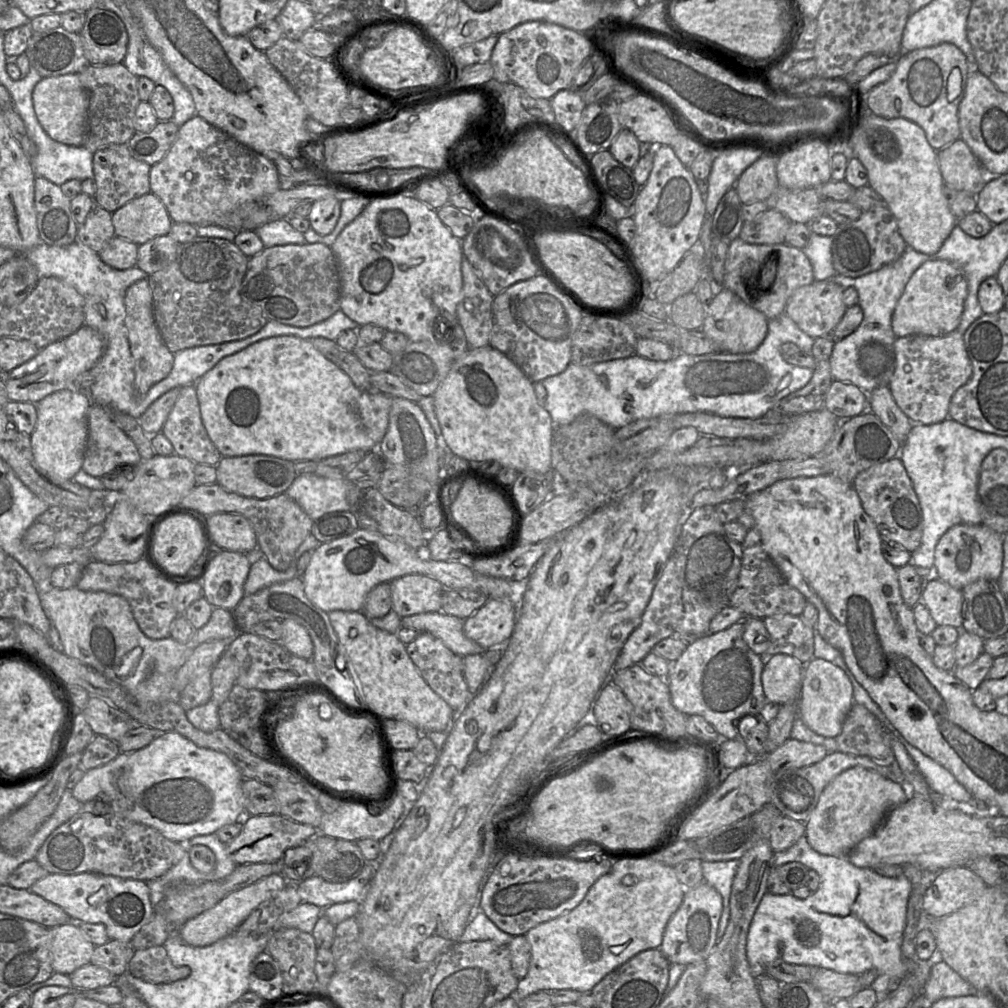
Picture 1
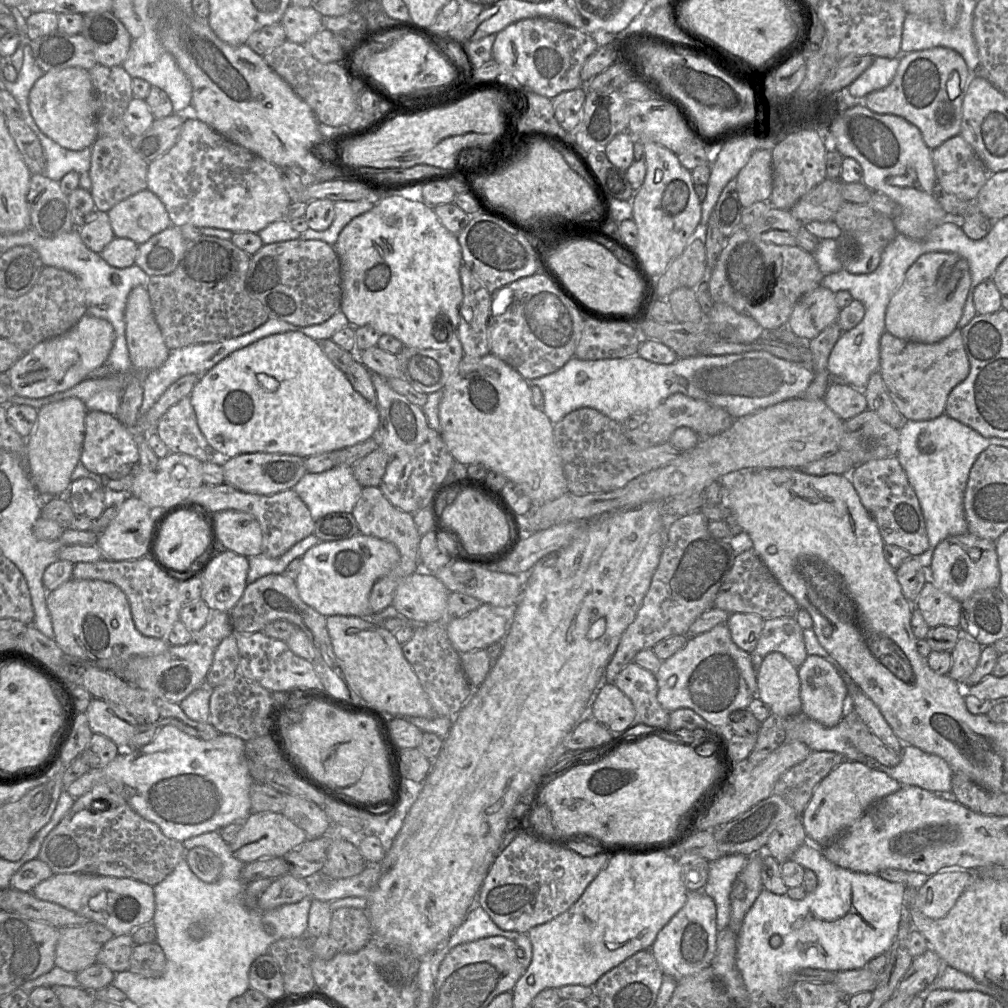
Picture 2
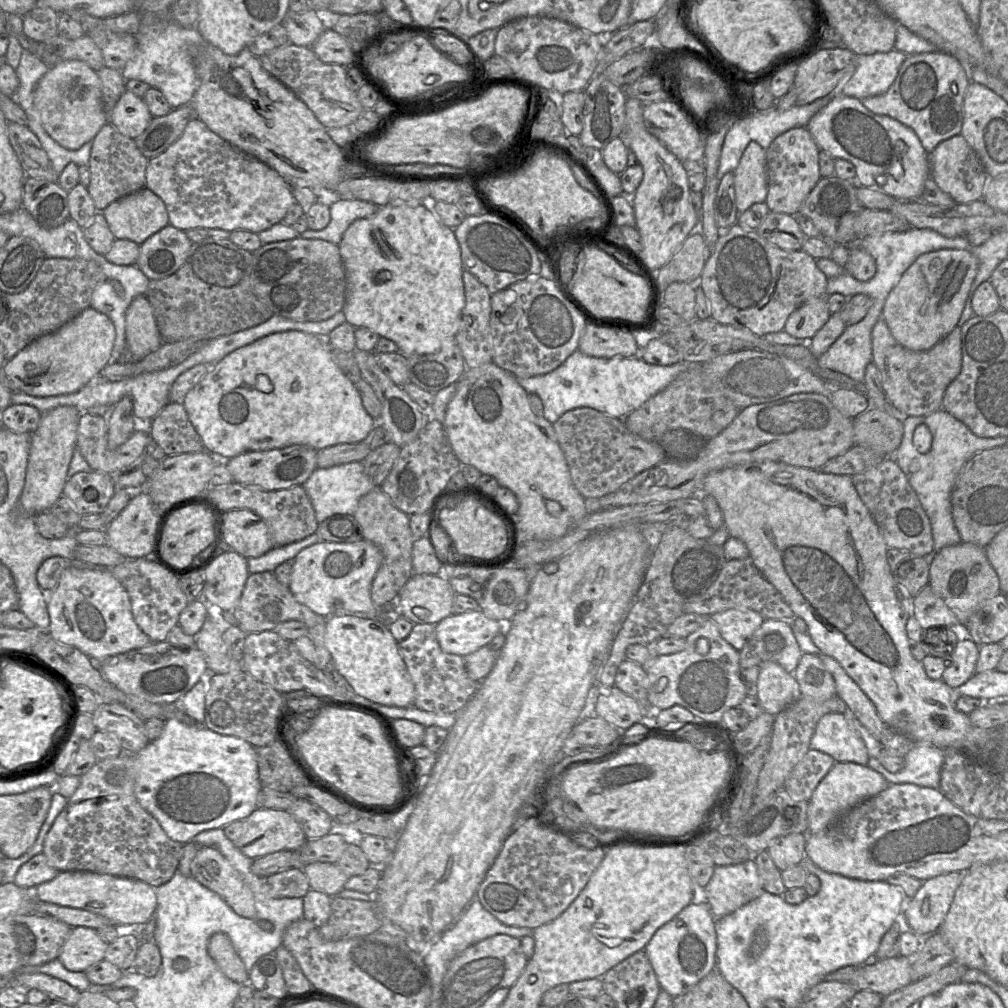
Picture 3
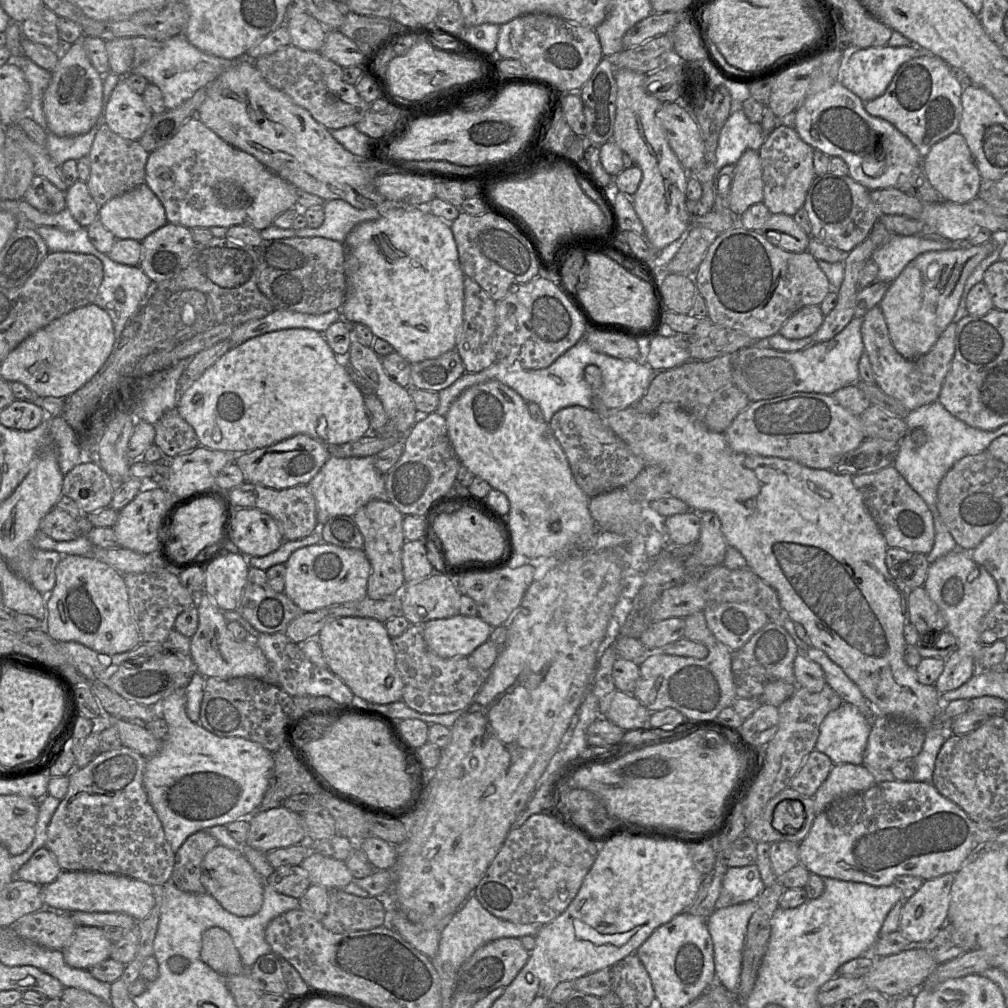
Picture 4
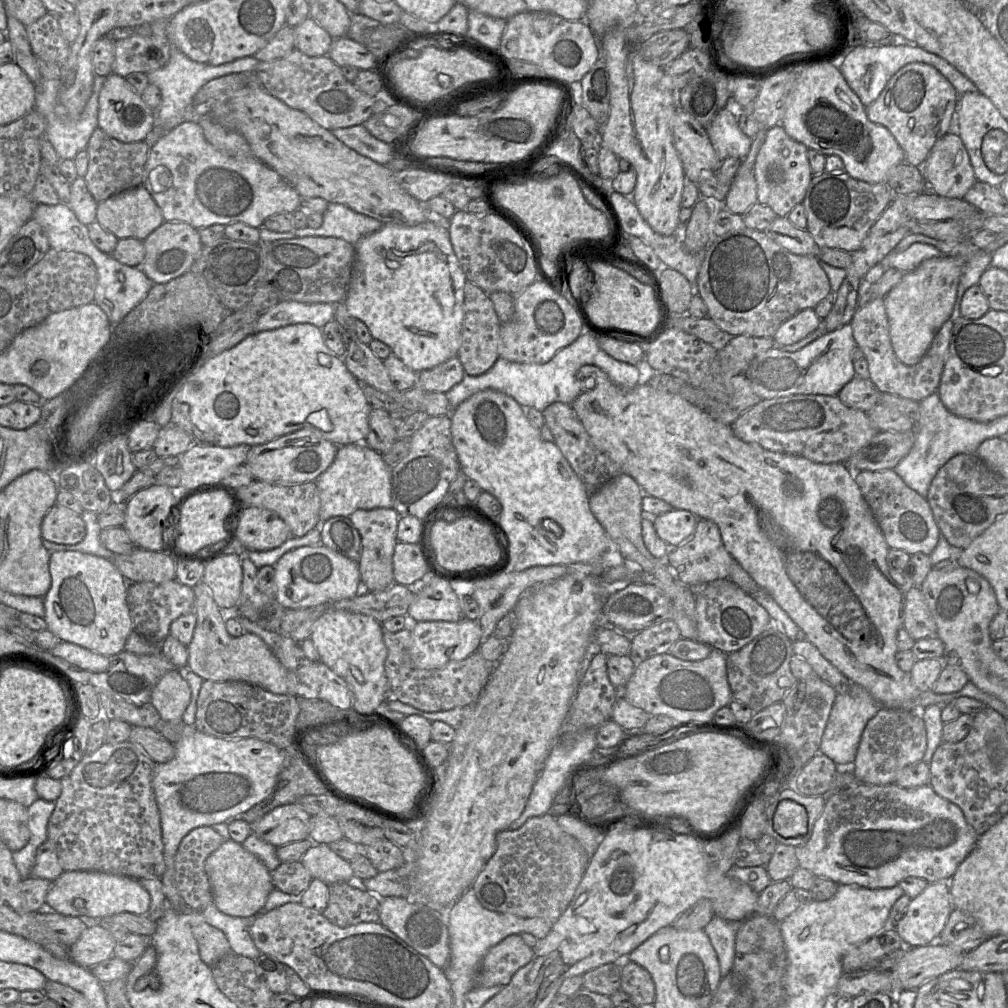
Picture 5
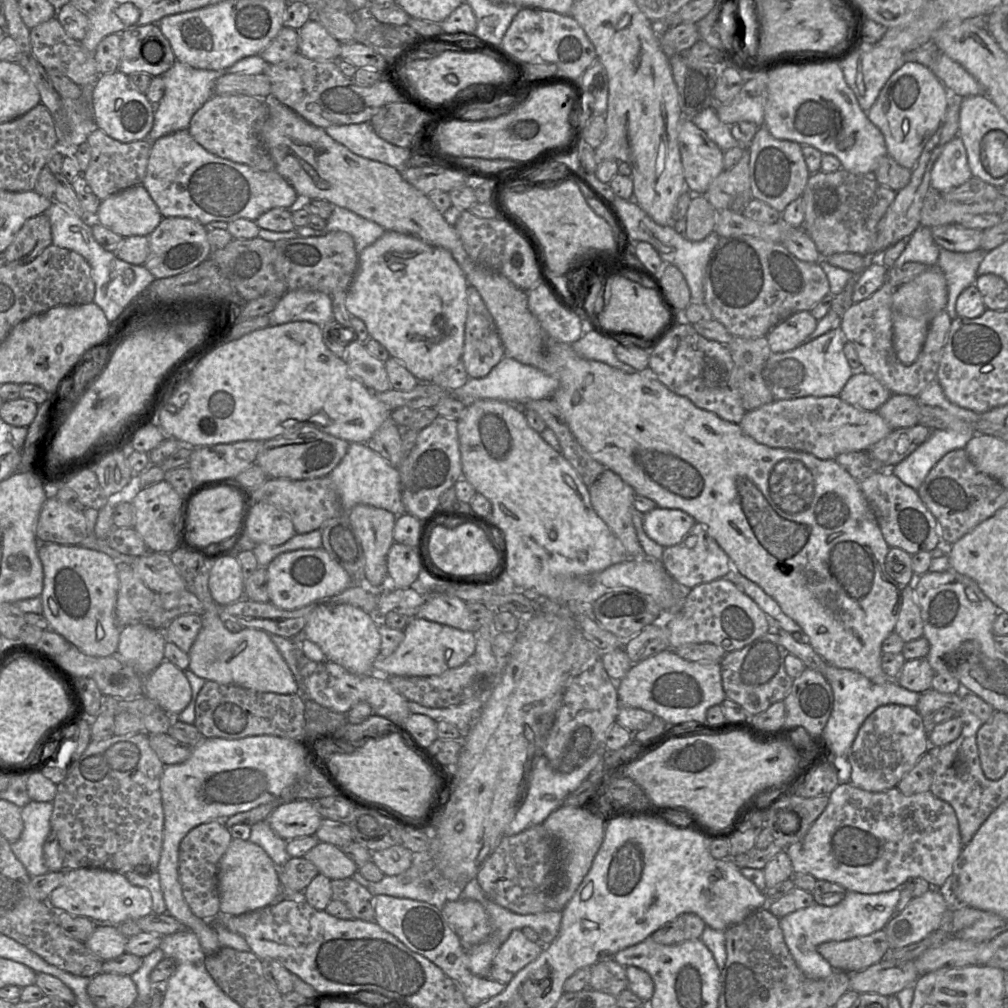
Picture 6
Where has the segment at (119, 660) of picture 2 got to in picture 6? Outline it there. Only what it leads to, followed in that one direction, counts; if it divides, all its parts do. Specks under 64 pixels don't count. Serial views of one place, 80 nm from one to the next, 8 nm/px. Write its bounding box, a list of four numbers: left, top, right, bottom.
[38,543,122,656]

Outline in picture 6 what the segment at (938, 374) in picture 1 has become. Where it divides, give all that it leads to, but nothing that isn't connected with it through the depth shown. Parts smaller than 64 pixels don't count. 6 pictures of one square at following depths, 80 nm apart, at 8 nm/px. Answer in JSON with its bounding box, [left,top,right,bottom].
[839,283,952,397]

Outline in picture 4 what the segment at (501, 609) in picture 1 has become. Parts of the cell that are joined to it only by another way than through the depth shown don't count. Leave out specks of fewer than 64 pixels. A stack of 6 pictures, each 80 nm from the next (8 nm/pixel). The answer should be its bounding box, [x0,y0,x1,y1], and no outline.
[423,615,493,658]

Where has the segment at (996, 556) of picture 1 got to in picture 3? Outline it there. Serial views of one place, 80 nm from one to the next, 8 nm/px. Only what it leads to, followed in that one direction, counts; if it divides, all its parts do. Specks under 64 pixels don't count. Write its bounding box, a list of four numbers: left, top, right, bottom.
[929,541,1001,627]

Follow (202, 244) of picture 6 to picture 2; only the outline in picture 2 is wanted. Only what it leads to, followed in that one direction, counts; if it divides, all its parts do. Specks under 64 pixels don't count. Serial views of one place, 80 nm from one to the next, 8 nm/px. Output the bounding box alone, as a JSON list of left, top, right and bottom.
[136,226,187,276]

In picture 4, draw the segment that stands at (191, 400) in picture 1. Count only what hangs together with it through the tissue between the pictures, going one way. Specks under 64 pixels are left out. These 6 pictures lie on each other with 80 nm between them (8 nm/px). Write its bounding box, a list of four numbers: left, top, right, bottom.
[154,408,200,459]

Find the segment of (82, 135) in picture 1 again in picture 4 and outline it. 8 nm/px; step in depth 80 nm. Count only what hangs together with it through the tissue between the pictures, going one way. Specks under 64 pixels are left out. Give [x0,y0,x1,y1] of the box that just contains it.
[43,38,103,137]

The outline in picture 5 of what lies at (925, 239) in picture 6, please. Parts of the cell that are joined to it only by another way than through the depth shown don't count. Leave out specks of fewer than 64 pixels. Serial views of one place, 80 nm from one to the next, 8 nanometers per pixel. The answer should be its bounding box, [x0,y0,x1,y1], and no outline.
[880,242,942,272]

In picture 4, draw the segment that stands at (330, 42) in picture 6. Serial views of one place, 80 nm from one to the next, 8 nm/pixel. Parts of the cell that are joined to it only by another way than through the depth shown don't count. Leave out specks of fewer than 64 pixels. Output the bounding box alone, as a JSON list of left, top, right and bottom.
[285,13,327,52]

